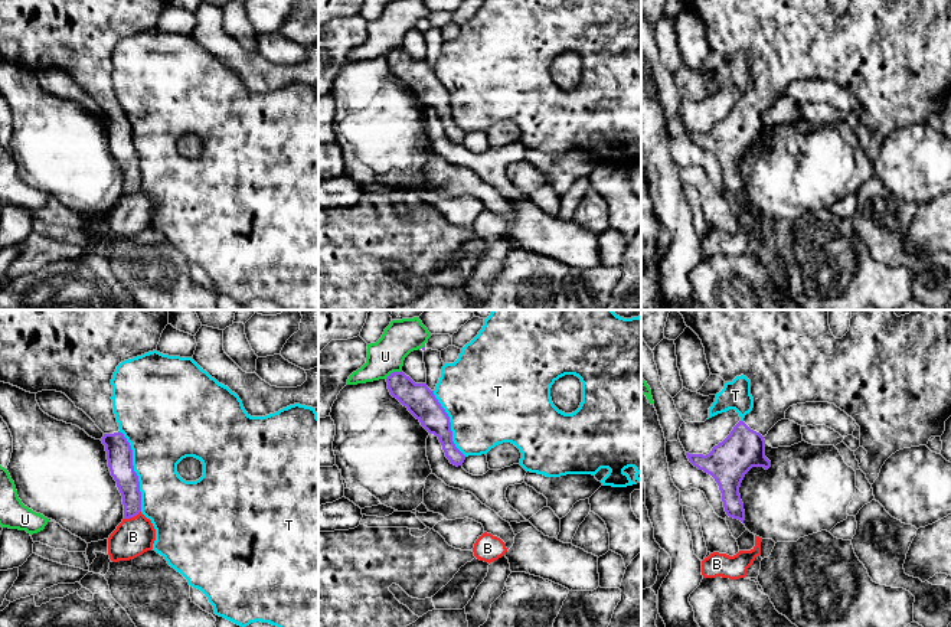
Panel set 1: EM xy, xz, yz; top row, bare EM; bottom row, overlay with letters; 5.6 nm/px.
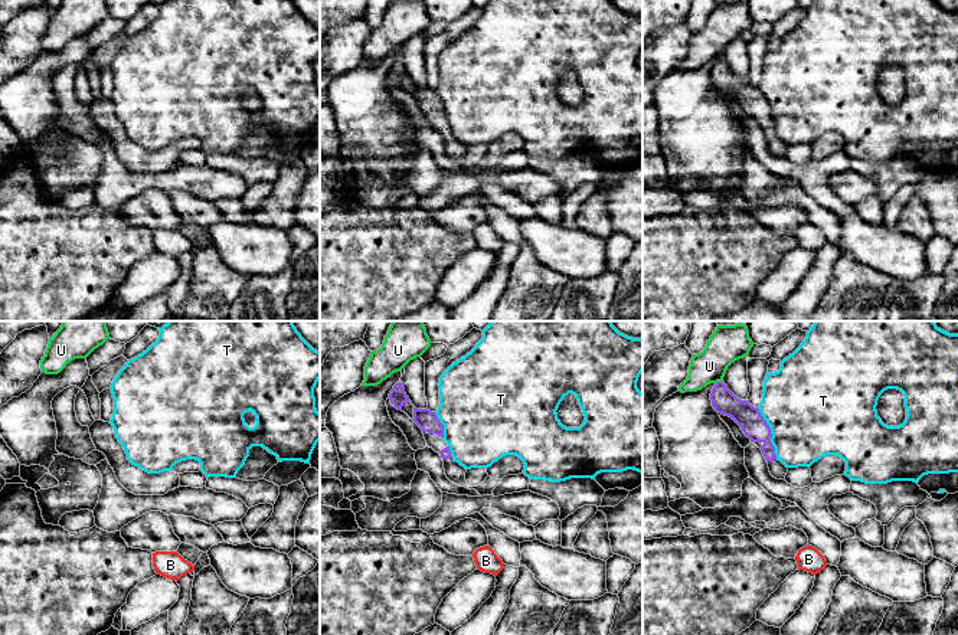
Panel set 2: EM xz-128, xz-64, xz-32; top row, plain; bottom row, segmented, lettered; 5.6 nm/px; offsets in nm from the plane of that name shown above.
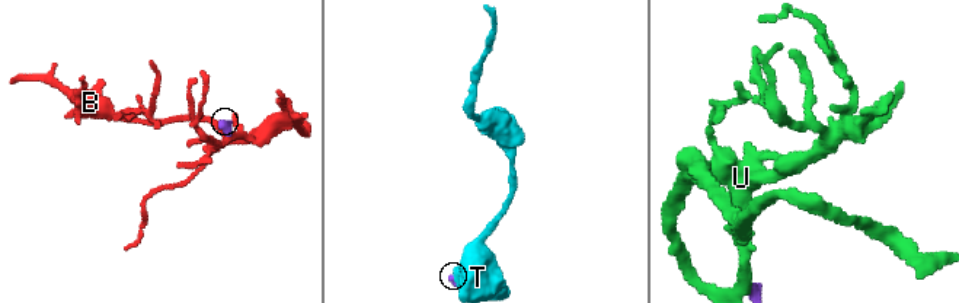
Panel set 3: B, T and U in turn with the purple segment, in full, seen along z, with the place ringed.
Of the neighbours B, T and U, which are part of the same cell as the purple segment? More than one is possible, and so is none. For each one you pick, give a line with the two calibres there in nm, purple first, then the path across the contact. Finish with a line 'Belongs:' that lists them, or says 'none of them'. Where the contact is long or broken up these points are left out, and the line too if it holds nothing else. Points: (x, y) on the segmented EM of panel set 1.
Belongs: none of them

